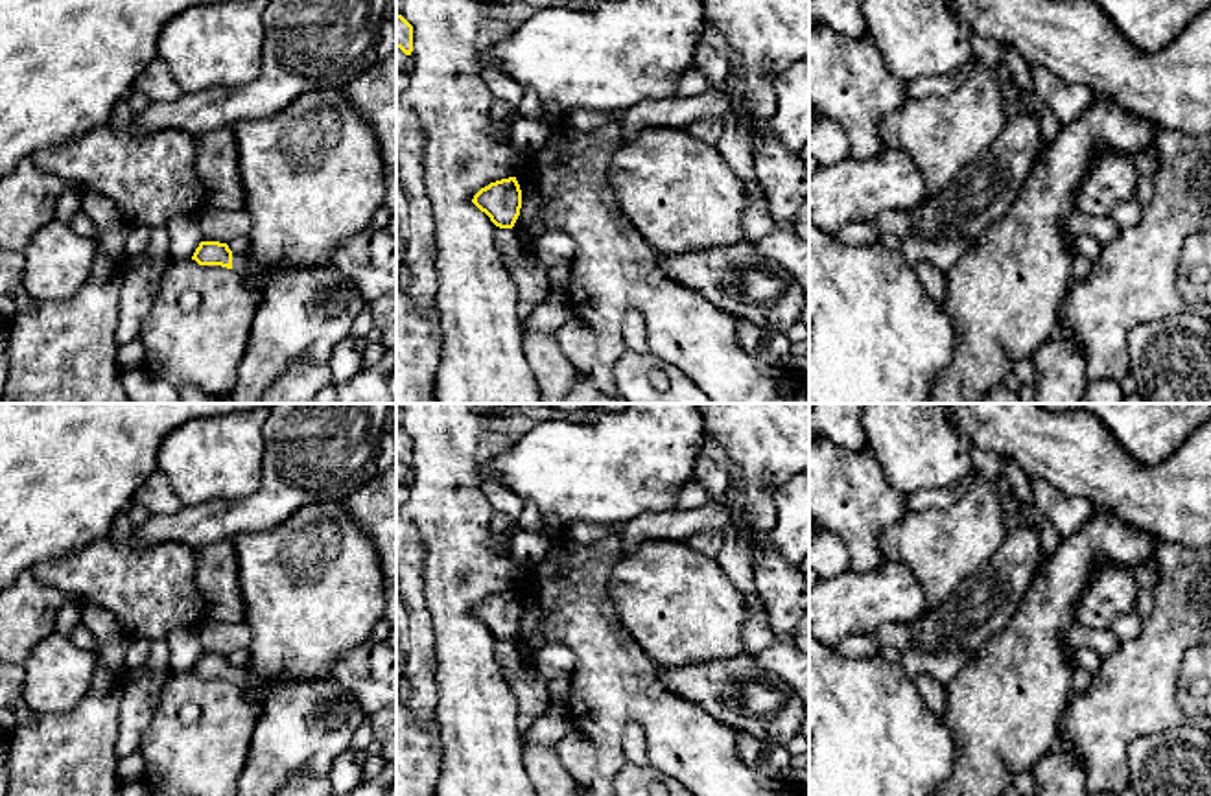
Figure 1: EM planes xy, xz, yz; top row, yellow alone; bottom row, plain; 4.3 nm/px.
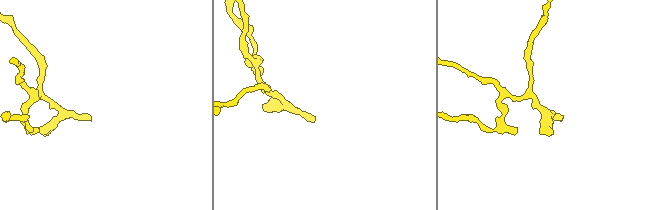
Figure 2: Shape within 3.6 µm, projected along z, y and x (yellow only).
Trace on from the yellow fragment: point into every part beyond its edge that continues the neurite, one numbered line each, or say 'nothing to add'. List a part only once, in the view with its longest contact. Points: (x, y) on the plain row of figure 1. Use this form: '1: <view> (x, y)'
1: xy (305, 725)

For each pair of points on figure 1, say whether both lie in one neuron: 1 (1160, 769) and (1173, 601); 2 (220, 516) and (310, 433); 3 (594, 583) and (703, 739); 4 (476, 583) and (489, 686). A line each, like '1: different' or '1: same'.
1: different
2: same
3: same
4: same

